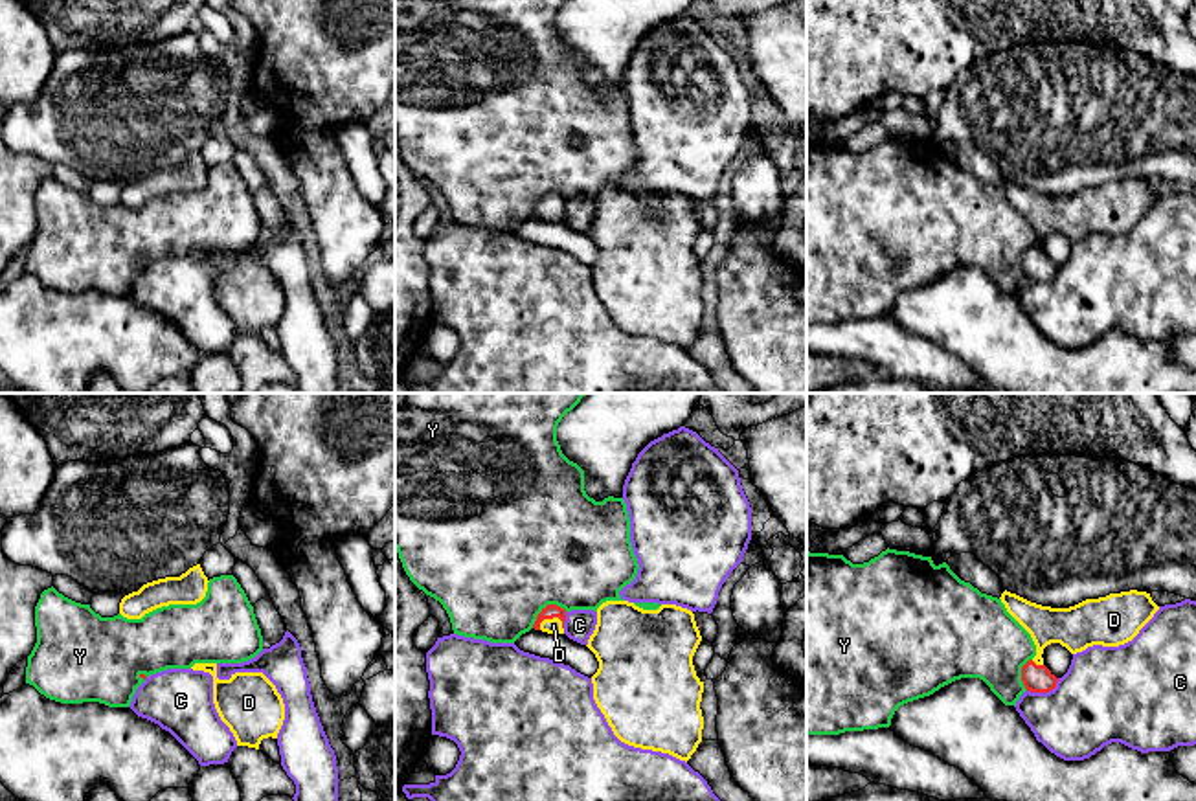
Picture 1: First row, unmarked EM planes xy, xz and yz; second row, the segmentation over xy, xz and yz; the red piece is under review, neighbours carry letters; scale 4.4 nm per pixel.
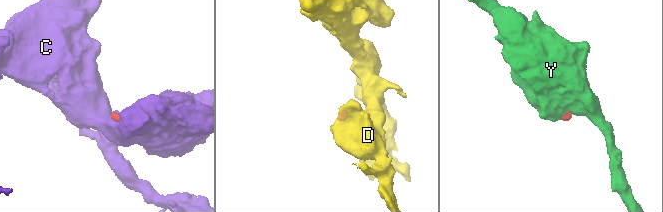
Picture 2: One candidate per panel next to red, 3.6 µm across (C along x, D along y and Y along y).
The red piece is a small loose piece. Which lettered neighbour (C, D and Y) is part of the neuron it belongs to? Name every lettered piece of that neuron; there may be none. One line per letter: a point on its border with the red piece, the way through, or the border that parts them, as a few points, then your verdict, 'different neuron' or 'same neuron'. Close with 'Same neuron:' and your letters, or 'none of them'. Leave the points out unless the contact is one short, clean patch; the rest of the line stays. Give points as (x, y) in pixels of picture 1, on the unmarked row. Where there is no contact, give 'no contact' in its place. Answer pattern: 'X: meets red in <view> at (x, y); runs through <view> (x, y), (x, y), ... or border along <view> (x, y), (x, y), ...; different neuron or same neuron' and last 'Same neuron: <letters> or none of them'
C: meets red in yz at (1044, 280); border along yz (1059, 267), (1048, 280), (1027, 280); different neuron
D: meets red in xz at (548, 206); runs through xz (552, 199), (548, 206), (553, 214); same neuron
Y: meets red in xz at (546, 195); border along xz (566, 199), (548, 193), (531, 215); different neuron
Same neuron: D

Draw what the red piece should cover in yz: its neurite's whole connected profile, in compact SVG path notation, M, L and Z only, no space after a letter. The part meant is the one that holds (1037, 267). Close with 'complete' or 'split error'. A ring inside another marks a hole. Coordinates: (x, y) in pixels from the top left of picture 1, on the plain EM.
M1003 180L1007 200L1031 222L1036 244L1021 255L1021 270L1031 281L1049 281L1058 266L1044 254L1044 237L1060 231L1071 243L1088 235L1119 235L1132 230L1159 195L1146 180L1121 180L1086 187L1069 197L1051 197Z | split error

